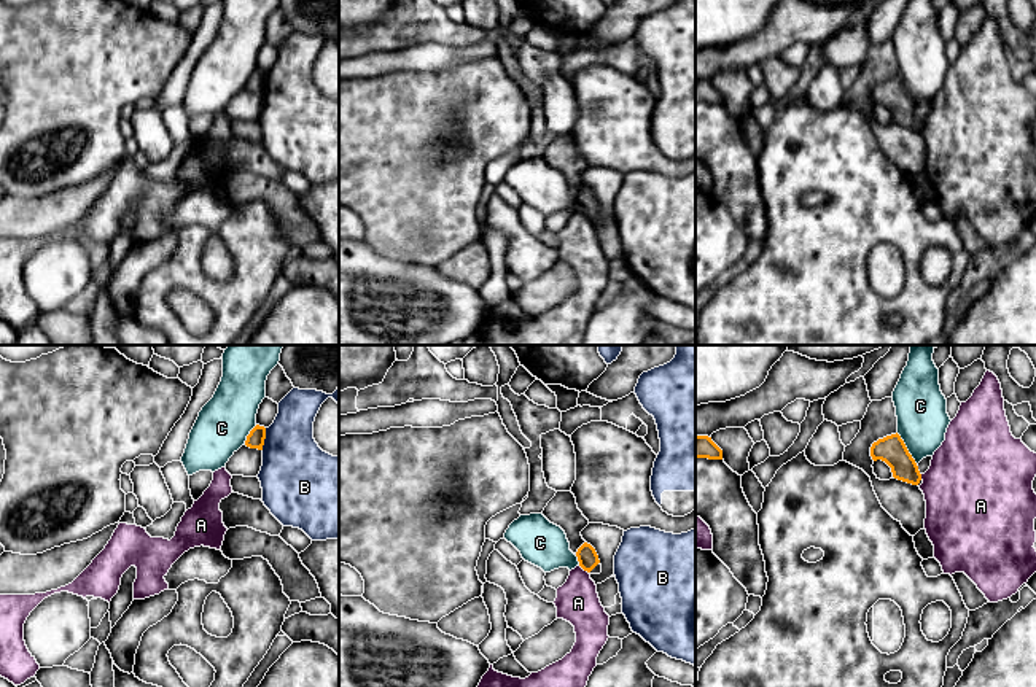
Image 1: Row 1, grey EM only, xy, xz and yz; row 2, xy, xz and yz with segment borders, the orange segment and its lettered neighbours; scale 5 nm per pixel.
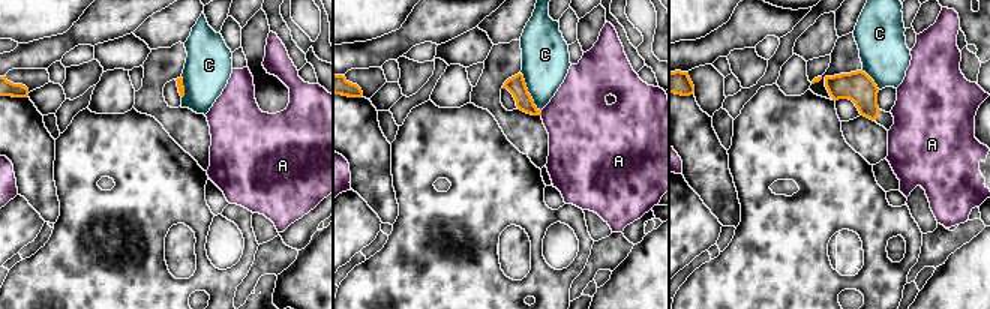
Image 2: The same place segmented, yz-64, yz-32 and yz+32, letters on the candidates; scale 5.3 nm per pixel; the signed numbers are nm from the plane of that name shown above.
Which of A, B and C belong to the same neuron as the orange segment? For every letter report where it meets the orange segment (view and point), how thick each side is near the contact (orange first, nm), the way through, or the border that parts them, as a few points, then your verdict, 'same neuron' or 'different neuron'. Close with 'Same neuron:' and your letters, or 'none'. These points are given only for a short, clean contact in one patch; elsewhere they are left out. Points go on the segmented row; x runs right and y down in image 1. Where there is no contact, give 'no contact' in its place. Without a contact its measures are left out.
A: meets orange in xz at (584, 570); 100 nm thick on the orange side, 220 nm on the other; border along xz (580, 565), (588, 573); different neuron
B: meets orange in xy at (264, 438); 90 nm thick on the orange side, 360 nm on the other; different neuron
C: meets orange in yz at (907, 450); 140 nm thick on the orange side, 260 nm on the other; border along yz (896, 433), (917, 466); different neuron
Same neuron: none

